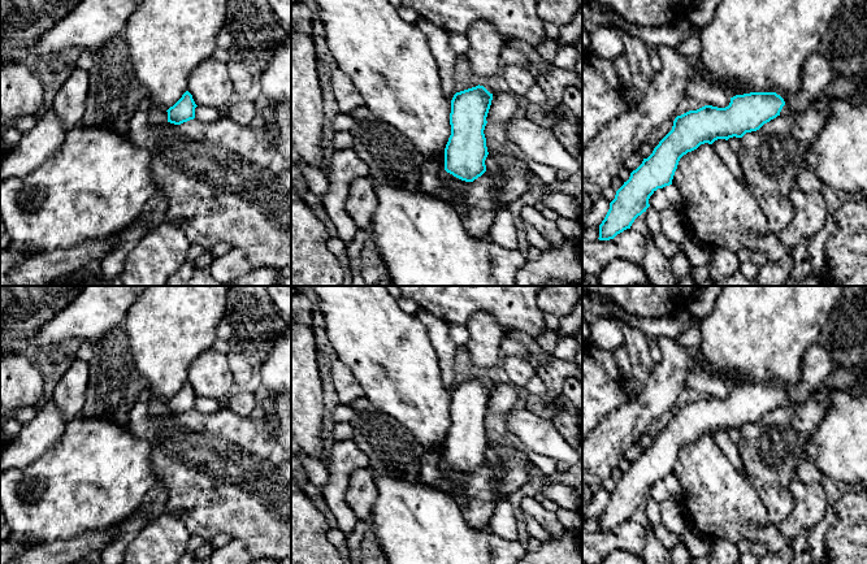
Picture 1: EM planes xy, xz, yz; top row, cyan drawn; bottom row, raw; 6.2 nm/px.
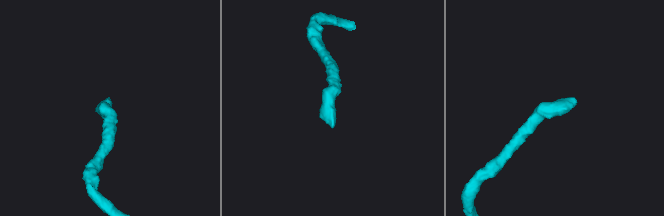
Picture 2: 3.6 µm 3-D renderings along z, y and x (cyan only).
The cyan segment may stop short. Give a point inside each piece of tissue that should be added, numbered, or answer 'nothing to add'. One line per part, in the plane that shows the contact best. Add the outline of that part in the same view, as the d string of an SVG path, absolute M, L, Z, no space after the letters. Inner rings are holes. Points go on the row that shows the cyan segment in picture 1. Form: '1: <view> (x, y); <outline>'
1: yz (818, 73); M820 51L812 52L802 69L799 90L784 97L789 112L802 113L812 101L823 97L835 75L832 62Z

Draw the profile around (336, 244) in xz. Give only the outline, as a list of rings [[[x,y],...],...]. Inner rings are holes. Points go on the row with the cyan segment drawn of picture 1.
[[[338,235],[329,237],[328,247],[329,247],[329,251],[338,259],[343,269],[344,278],[342,282],[342,286],[354,286],[352,269],[350,266],[350,257],[347,255],[343,240]]]

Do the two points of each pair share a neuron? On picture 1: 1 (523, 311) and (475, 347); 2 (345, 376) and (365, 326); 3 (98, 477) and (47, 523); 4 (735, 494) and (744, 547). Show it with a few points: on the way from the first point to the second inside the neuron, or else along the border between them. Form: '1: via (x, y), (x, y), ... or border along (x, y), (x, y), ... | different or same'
1: border along (473, 313), (486, 312), (504, 332) | different
2: border along (338, 359), (351, 371), (364, 393) | different
3: via (85, 485), (60, 510) | same
4: border along (736, 542), (750, 539), (764, 550) | different

